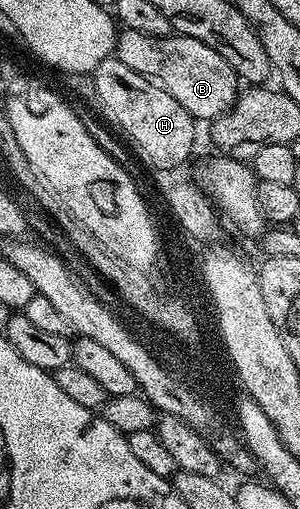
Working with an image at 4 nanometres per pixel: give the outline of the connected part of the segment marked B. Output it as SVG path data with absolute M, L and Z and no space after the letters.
M123 30L116 44L116 57L128 65L128 69L136 69L140 77L165 87L198 121L220 118L240 94L240 80L232 65L228 65L228 61L224 61L216 49L208 49L204 41L196 41L196 37L177 33L148 37L148 33Z

